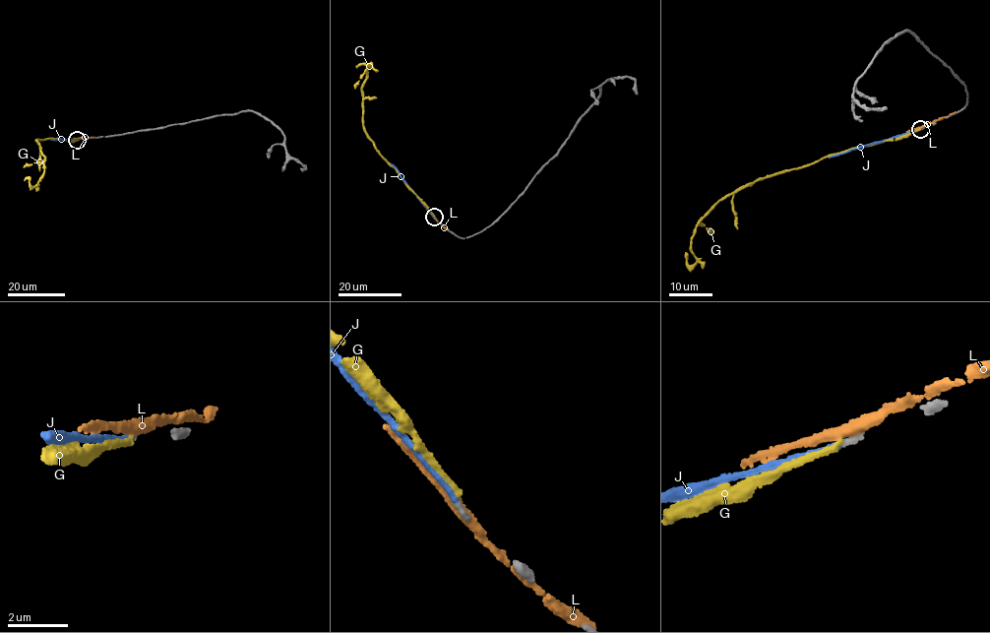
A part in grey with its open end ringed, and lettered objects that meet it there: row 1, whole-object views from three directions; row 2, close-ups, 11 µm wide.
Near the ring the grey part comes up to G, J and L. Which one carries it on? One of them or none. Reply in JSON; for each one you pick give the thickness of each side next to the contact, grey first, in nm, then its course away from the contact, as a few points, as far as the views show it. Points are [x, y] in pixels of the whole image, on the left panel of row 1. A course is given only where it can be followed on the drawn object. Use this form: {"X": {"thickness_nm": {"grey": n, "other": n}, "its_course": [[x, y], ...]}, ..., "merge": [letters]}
{"J": {"thickness_nm": {"grey": 160, "other": 200}, "its_course": [[77, 140], [51, 140]]}, "merge": ["J"]}

